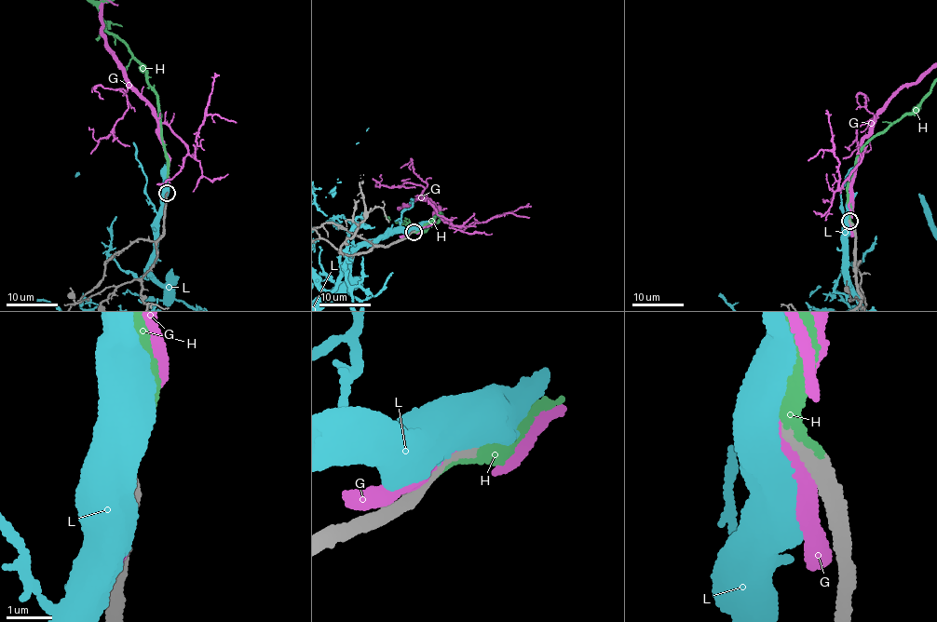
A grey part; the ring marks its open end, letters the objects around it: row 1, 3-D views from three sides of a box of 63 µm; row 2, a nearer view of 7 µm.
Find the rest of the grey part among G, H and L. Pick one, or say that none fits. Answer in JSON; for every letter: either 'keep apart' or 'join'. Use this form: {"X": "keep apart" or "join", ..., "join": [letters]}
{"G": "keep apart", "H": "join", "L": "keep apart", "join": ["H"]}

